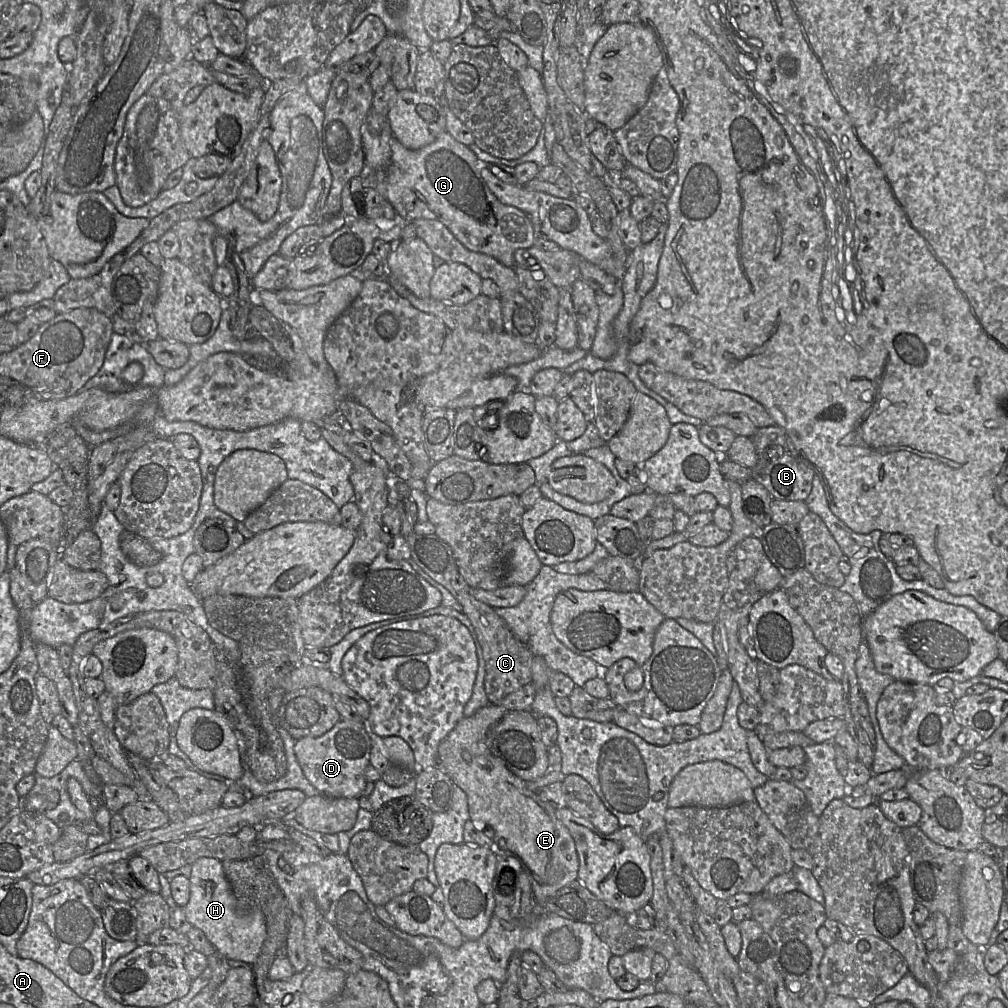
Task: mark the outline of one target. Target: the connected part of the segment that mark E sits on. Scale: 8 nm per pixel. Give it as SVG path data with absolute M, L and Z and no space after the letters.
M488 704L478 709L472 716L463 717L453 728L453 730L440 742L437 750L438 766L442 769L451 779L452 783L459 787L467 796L468 810L470 820L477 826L483 826L483 828L489 829L496 842L496 852L499 854L512 854L516 856L524 865L524 868L529 871L532 876L532 888L534 893L534 899L538 906L541 908L540 914L545 914L544 904L545 902L555 896L555 894L562 888L573 882L579 882L578 870L579 870L579 858L576 851L576 846L573 837L563 823L557 818L556 810L548 803L542 801L538 797L538 792L531 792L526 787L526 784L519 777L511 773L498 759L496 759L488 746L488 732L505 716L508 712L502 706Z

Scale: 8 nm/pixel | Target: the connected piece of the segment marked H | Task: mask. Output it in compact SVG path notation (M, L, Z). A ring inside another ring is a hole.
M199 858L192 865L190 898L183 907L186 919L202 930L215 949L227 959L253 965L266 938L265 917L260 908L248 914L237 914L236 900L226 878L222 862L215 858Z

